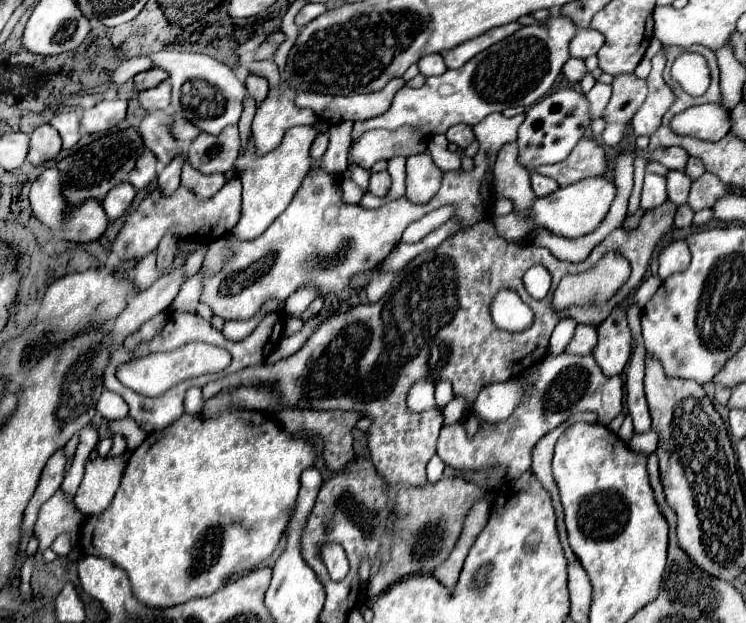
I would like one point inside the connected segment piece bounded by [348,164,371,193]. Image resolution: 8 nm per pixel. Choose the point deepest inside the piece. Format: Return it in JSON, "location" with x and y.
{"location":[360,176]}

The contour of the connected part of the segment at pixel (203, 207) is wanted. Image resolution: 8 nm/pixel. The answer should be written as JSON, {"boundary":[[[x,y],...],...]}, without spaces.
{"boundary":[[[240,179],[228,181],[212,199],[206,199],[206,201],[196,199],[196,195],[192,191],[188,191],[186,187],[178,187],[178,191],[170,197],[164,197],[156,189],[156,191],[152,191],[152,195],[148,195],[138,205],[136,211],[132,211],[128,215],[122,231],[118,233],[118,237],[112,245],[112,253],[120,261],[132,259],[132,257],[142,259],[158,247],[158,243],[166,231],[174,231],[176,235],[180,235],[184,239],[196,239],[202,243],[210,243],[218,237],[222,237],[224,233],[230,233],[230,229],[238,223],[240,205],[242,205],[242,183],[240,183]]]}

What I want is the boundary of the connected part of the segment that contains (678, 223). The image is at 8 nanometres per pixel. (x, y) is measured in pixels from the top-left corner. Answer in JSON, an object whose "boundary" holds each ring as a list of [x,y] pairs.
{"boundary":[[[686,203],[677,208],[674,217],[674,226],[677,228],[687,228],[692,225],[692,209]]]}

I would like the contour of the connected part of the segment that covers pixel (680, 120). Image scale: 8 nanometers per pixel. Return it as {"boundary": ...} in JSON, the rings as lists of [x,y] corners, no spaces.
{"boundary":[[[716,103],[694,105],[672,119],[672,129],[682,135],[720,141],[730,131],[730,111]]]}

